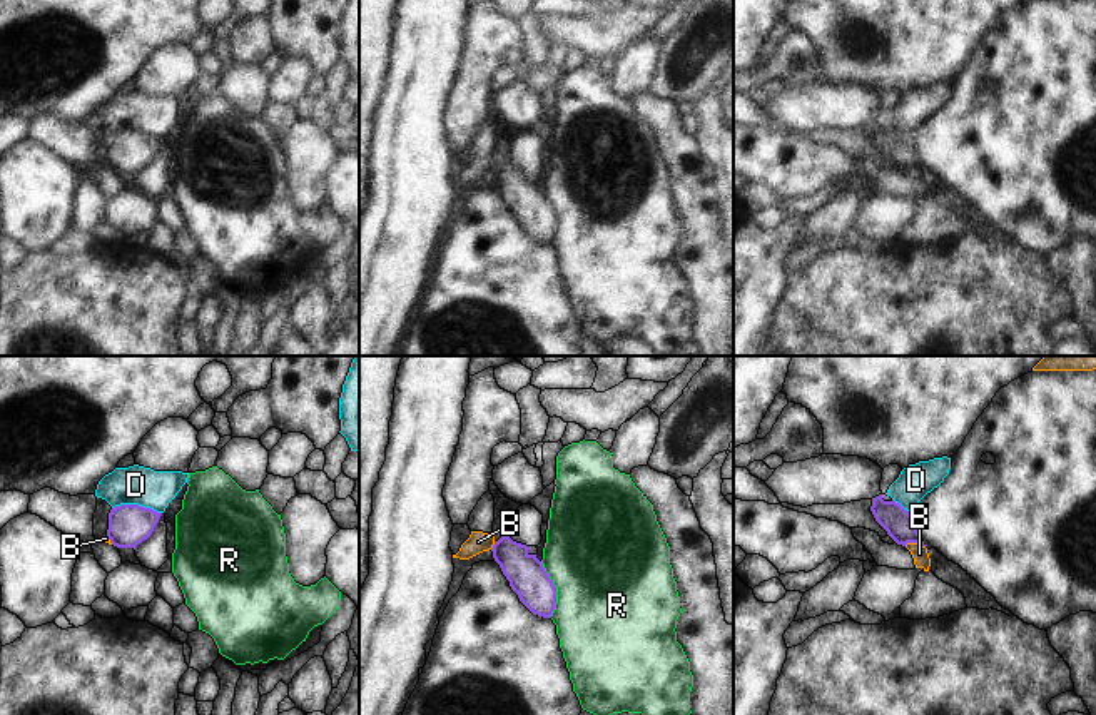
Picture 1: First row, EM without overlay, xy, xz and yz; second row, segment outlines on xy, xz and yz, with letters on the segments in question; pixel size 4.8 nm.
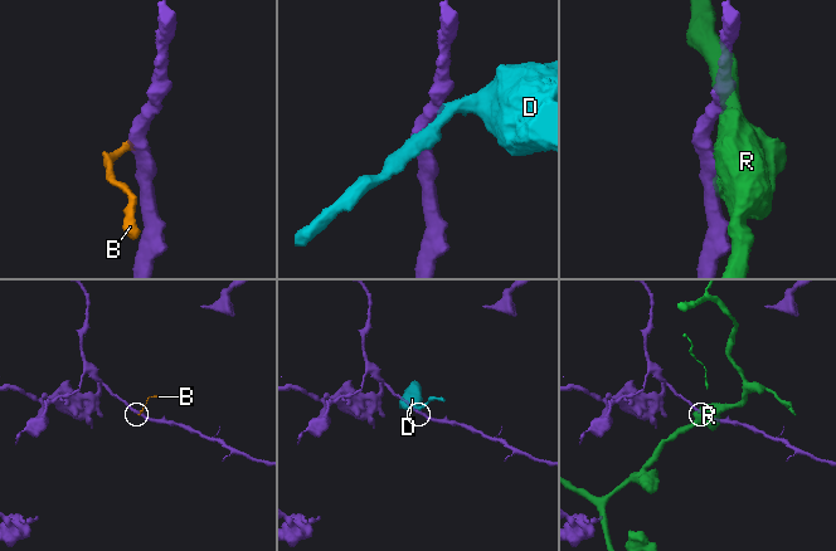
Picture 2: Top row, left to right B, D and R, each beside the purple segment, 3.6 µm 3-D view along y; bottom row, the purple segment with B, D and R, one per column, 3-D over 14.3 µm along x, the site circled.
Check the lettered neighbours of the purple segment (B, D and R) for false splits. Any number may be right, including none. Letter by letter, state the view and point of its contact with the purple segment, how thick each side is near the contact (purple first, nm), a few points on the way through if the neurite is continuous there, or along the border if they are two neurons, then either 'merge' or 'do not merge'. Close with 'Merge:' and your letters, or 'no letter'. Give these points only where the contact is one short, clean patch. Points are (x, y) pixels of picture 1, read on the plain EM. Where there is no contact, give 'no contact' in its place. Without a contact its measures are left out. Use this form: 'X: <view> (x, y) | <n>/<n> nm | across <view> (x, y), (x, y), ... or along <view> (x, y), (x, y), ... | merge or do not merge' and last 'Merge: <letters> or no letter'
B: yz (914, 167) | 140/80 nm | along yz (904, 171), (921, 169), (924, 172) | do not merge
D: xy (136, 131) | 200/190 nm | along xy (112, 132), (142, 131), (159, 139) | do not merge
R: xz (555, 216) | 180/500 nm | along xz (540, 187), (555, 212), (555, 234), (550, 243) | do not merge
Merge: no letter

